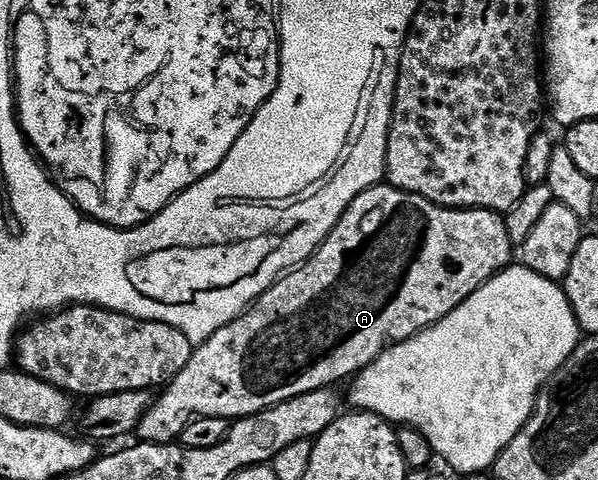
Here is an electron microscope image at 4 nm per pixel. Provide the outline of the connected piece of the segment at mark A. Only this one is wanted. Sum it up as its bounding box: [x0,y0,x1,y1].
[139,185,514,443]

